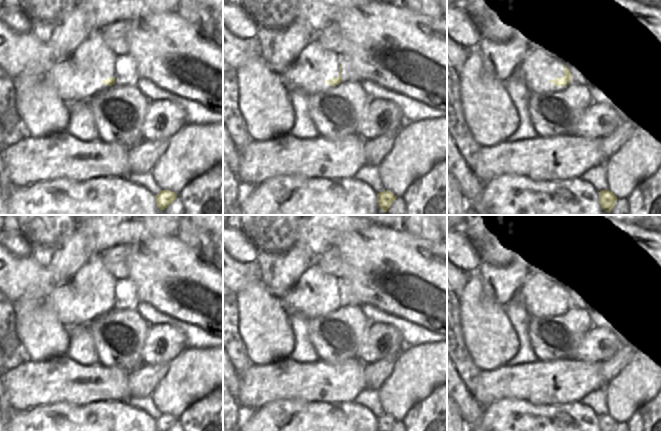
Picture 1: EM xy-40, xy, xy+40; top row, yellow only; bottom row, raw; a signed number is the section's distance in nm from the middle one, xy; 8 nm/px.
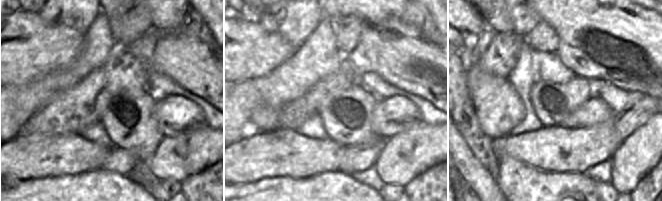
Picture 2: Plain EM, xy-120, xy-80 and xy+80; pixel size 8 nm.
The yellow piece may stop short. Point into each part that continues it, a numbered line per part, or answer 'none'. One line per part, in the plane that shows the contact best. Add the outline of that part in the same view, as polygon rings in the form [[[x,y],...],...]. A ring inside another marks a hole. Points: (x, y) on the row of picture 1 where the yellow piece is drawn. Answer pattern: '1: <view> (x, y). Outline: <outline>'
none

